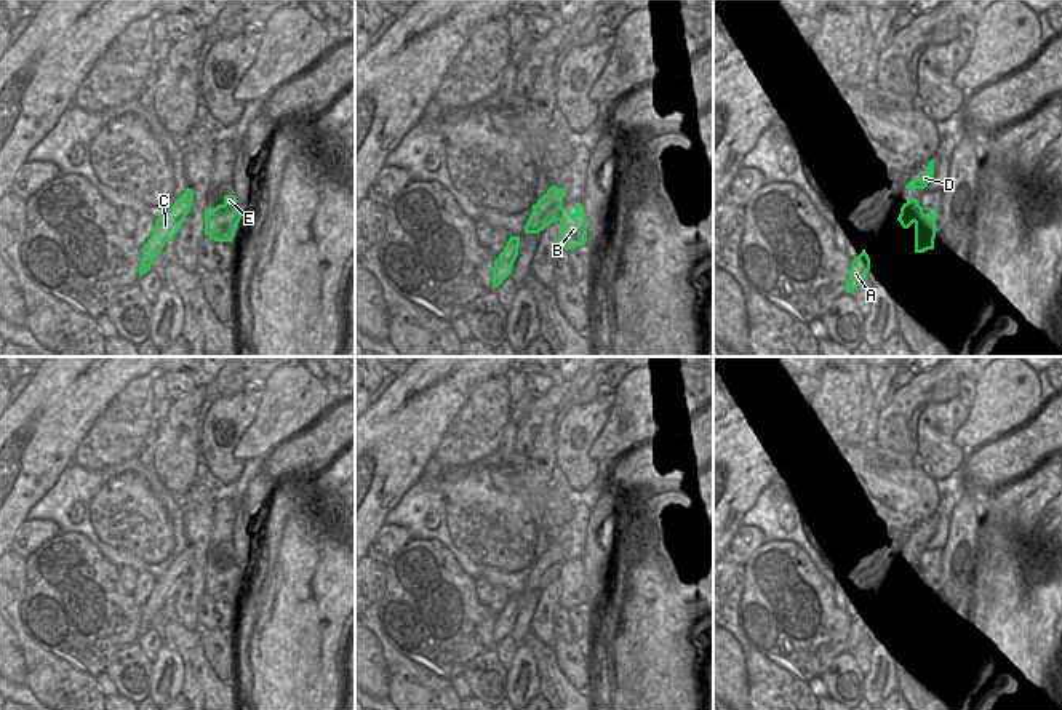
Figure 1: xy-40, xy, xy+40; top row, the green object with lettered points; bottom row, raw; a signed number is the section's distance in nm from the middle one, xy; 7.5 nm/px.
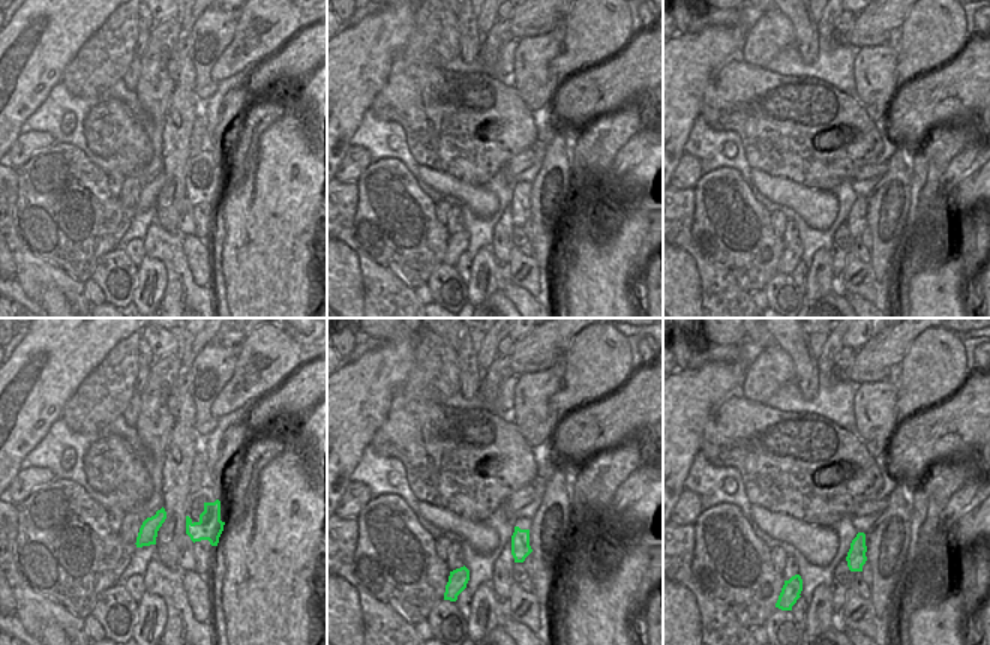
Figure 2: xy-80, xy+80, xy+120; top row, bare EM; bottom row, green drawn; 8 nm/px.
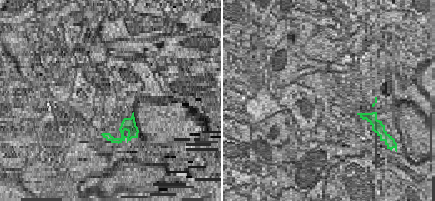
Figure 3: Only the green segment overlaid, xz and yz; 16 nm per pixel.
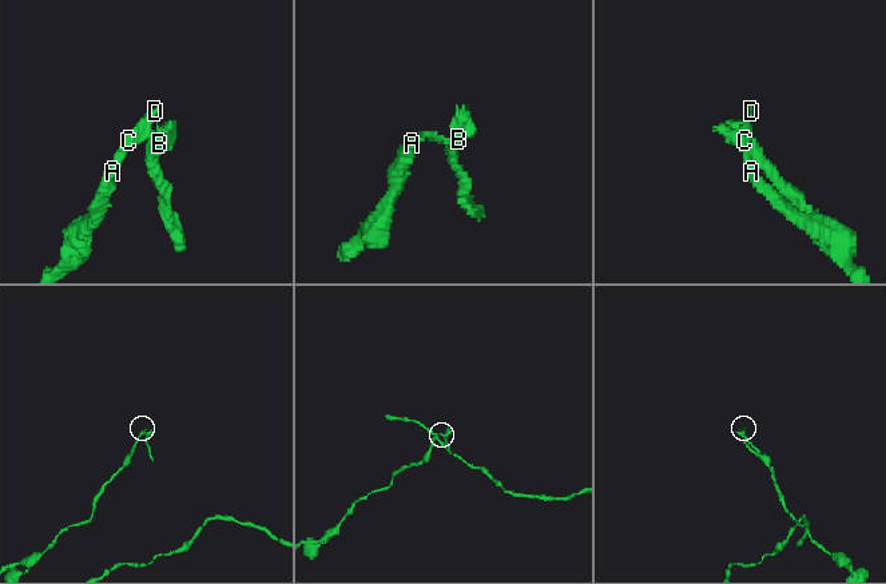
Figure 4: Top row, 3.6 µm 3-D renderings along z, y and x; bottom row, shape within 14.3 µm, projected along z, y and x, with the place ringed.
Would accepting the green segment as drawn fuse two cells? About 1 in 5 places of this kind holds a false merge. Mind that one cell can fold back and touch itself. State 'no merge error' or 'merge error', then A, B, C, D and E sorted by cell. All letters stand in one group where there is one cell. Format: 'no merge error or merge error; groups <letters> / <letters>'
merge error; groups A C D / B E

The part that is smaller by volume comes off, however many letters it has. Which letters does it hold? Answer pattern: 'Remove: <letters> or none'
Remove: B, E.

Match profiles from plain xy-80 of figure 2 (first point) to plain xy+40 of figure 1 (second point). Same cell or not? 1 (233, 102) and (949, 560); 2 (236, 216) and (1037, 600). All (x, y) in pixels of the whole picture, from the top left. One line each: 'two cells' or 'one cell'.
1: one cell
2: one cell

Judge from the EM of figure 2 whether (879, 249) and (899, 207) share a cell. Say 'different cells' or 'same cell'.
different cells

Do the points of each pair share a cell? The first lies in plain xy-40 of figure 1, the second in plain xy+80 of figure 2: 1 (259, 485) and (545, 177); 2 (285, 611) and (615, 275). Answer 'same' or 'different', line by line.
1: same
2: same

